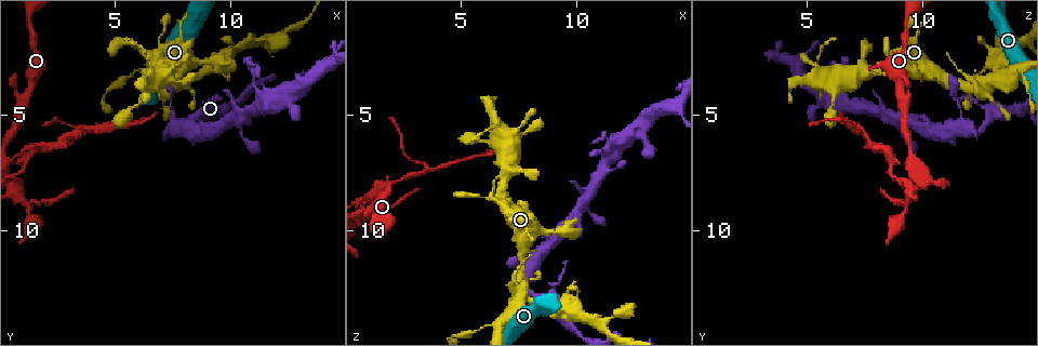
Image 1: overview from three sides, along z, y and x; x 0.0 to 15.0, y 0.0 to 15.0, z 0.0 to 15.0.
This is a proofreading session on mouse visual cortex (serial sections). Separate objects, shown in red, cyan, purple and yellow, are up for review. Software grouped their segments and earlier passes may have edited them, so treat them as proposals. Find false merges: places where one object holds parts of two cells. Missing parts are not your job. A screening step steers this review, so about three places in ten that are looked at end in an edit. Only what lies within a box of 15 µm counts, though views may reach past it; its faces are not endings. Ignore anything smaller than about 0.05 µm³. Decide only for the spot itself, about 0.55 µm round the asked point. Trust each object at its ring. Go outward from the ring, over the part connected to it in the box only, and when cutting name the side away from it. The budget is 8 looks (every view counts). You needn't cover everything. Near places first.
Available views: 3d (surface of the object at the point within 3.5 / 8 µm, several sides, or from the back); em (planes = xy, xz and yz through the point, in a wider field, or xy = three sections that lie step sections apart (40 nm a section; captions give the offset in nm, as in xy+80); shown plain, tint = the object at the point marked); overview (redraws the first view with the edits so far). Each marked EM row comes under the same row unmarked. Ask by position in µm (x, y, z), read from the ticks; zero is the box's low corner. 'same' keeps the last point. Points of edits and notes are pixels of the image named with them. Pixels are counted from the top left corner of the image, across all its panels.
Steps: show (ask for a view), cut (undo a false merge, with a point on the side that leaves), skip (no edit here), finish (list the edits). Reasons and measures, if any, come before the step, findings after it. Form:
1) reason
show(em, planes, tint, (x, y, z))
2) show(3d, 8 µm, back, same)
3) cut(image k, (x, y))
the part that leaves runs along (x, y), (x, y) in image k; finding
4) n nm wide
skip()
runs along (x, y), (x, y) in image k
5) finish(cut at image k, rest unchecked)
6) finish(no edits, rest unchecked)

a fork
show(3d, 3.5 µm, (7.5, 3.7, 12.4))

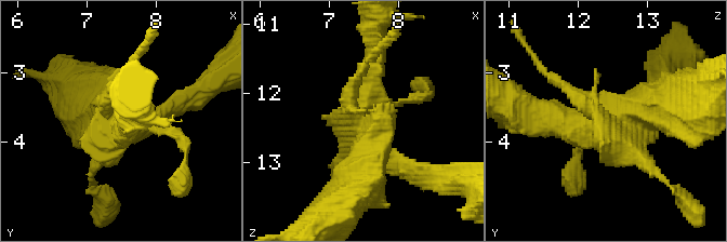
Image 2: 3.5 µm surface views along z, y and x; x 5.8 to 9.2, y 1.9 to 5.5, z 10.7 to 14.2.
need the tissue
show(em, planes, tint, (7.50, 3.80, 12.40))

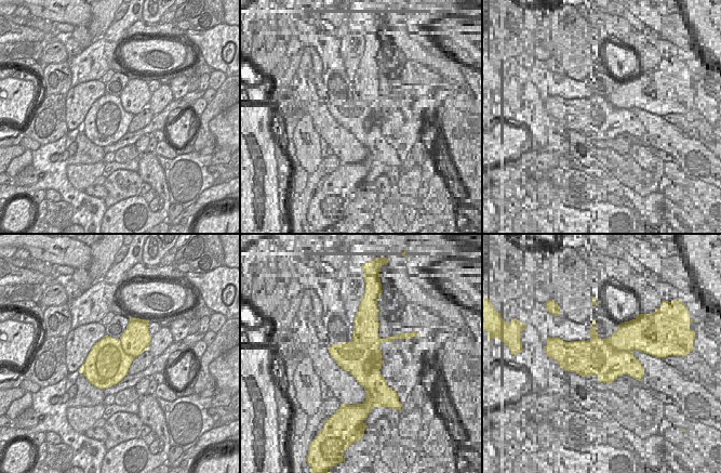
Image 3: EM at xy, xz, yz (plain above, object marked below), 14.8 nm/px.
650 nm wide
cut(image 2, (621, 153))
a second cell is stuck on

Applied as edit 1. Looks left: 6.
see it whole again
show(overview)

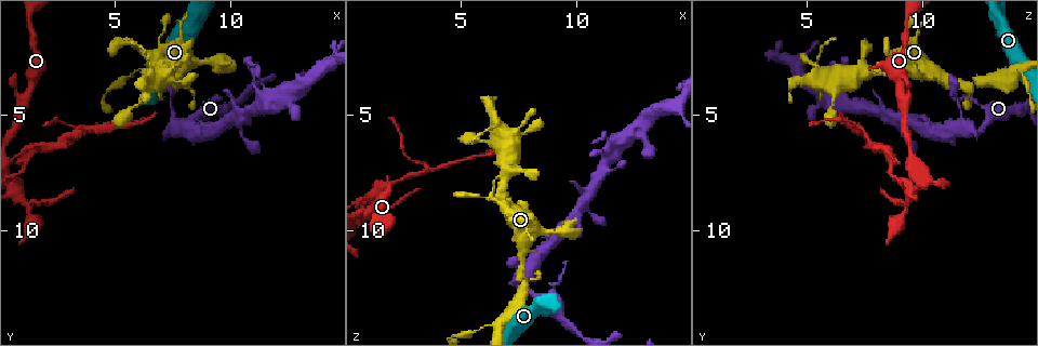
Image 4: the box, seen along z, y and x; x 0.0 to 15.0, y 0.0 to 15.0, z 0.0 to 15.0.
show(3d, 3.5 µm, (6.9, 1.5, 9.2))

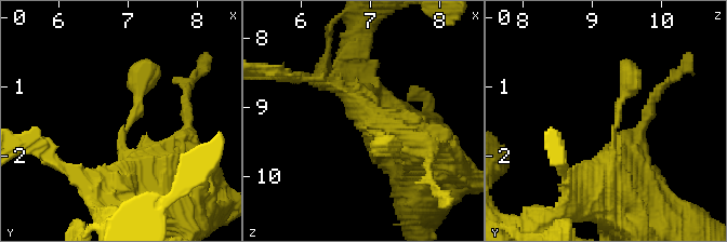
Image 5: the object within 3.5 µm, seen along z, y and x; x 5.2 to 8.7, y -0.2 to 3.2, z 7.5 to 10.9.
now the EM
show(em, xy, step 3, tint, (6.95, 1.60, 9.30))

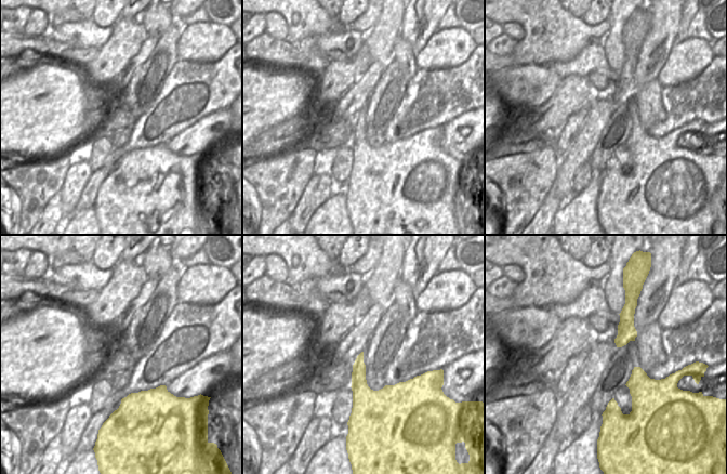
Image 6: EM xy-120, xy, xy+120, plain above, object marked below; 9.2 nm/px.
140 nm wide
skip()
runs along (160, 188), (120, 145), (149, 65) in image 5; one cell here

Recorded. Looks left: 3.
sudden change in width
show(3d, 3.5 µm, (7.4, 5.7, 12.1))

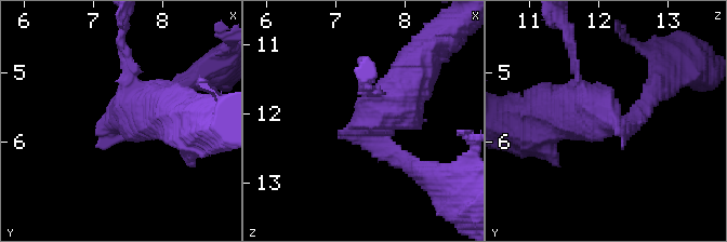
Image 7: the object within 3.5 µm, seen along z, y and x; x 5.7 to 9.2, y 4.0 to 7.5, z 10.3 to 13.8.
show(em, planes, tint, (7.40, 5.70, 12.15))

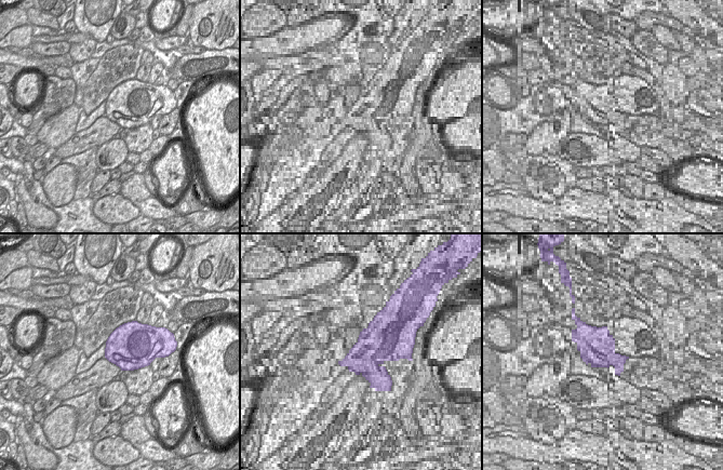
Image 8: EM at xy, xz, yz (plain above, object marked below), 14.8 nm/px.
cut(image 7, (384, 106))
the part that leaves runs along (365, 123), (400, 93), (431, 45) in image 7; a second cell is stuck on

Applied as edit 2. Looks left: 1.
finish(cut at image 2, cut at image 7, rest unchecked)

